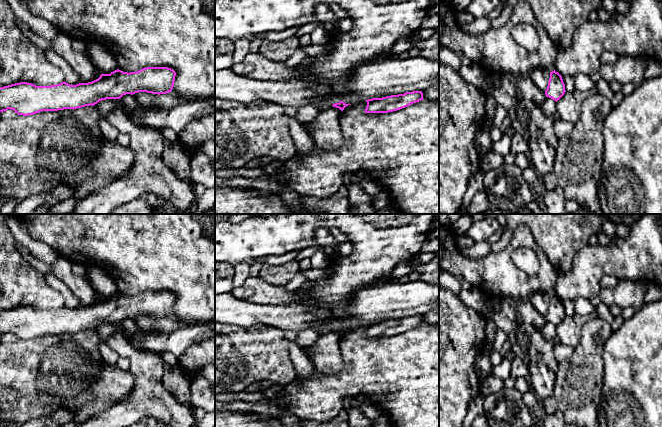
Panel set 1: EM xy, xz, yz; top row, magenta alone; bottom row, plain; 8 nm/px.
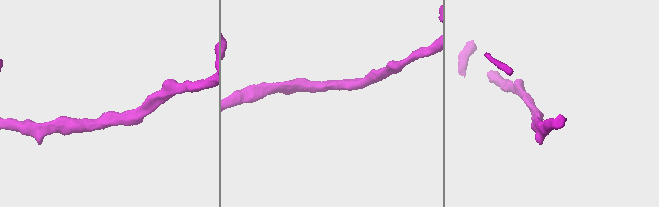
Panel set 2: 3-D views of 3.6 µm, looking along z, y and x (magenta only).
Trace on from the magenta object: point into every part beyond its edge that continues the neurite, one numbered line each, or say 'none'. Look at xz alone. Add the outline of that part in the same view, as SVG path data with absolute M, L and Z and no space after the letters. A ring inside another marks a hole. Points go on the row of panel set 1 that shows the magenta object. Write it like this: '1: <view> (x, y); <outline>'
none

